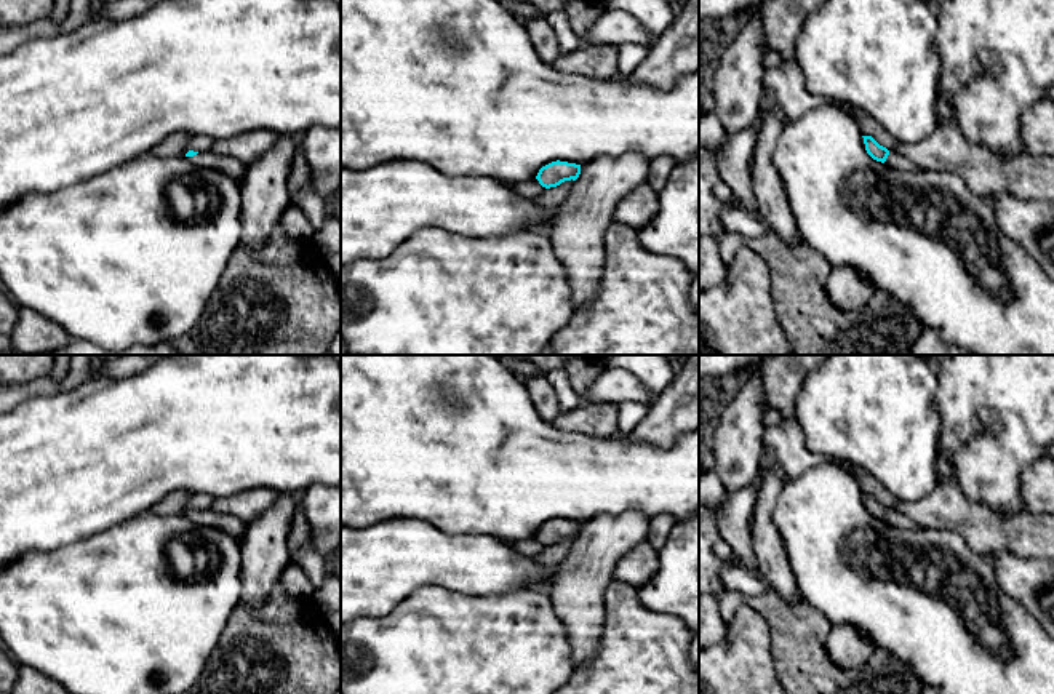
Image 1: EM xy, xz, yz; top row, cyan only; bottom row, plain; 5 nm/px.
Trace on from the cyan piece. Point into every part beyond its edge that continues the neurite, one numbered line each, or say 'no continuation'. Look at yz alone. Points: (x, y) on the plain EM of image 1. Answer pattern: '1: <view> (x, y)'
1: yz (894, 518)

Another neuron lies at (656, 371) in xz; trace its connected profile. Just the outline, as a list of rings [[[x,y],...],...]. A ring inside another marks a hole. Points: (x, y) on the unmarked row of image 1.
[[[601,355],[608,368],[621,368],[638,377],[656,400],[673,379],[673,355]]]

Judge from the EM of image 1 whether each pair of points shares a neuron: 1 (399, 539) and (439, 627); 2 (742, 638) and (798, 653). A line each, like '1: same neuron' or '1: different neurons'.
1: different neurons
2: different neurons

